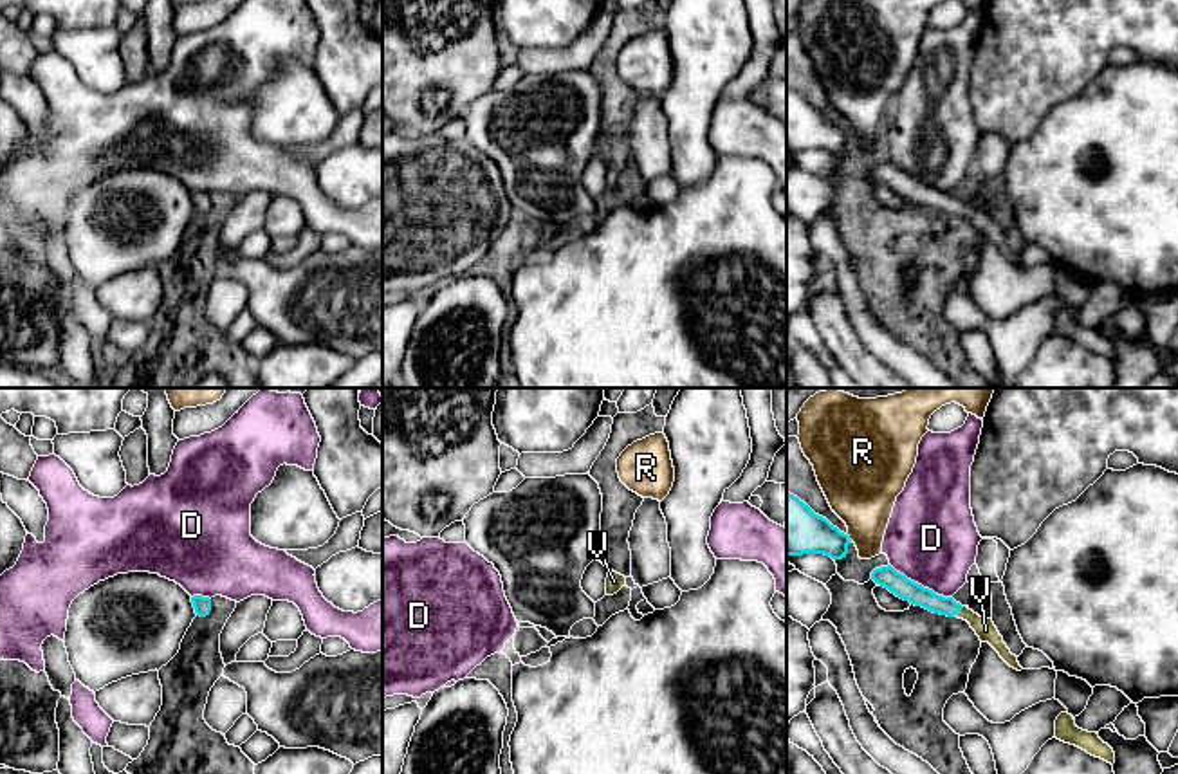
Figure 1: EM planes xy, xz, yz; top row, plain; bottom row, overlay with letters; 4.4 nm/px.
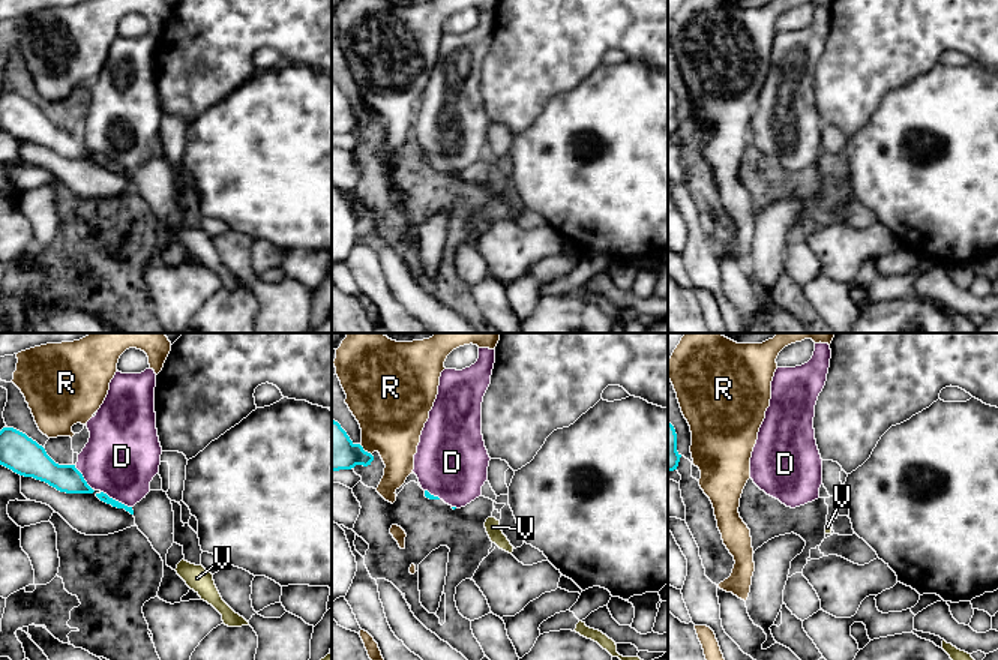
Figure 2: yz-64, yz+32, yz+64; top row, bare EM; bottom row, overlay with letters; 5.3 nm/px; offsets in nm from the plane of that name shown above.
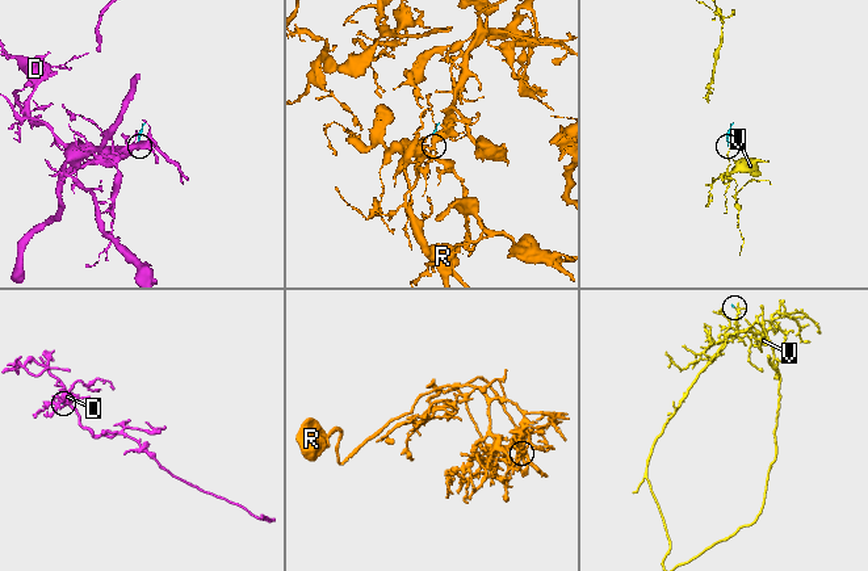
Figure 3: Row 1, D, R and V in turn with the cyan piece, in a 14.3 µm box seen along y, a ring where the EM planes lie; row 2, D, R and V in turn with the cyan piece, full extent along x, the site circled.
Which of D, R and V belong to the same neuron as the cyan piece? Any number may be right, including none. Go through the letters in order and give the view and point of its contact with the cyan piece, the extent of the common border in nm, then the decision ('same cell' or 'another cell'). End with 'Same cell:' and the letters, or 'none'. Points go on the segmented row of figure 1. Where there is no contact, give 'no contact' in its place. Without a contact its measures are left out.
D: yz (920, 585) | 320 nm | another cell
R: yz (848, 538) | 40 nm | another cell
V: yz (958, 610) | 70 nm | same cell
Same cell: V

